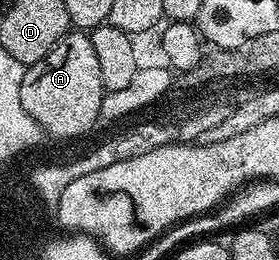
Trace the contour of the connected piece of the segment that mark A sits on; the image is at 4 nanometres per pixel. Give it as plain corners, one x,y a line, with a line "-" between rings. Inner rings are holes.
69,31
38,63
23,70
24,78
19,78
20,102
22,107
40,124
41,130
52,137
80,137
92,129
95,121
101,120
100,108
106,92
102,83
101,68
98,67
97,52
89,34
84,31

